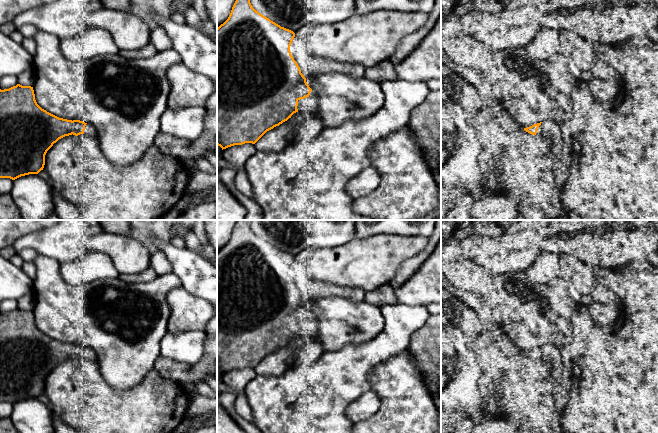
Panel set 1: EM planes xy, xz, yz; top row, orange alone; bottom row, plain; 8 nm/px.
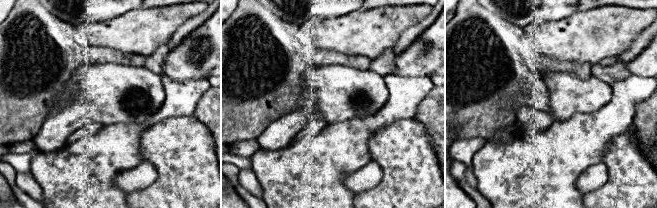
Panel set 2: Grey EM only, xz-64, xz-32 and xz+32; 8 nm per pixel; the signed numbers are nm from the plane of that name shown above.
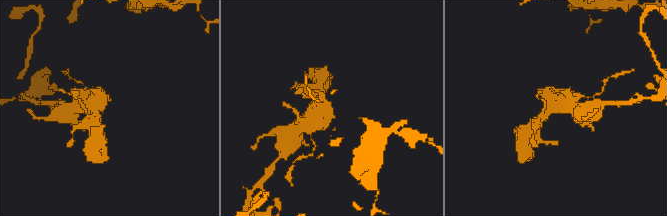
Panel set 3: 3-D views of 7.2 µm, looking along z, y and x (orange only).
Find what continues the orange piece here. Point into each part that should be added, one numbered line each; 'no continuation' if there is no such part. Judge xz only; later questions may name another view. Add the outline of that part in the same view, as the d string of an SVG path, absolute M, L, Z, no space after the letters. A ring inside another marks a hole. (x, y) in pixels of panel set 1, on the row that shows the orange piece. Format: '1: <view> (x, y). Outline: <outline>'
1: xz (309, 104). Outline: M314 91L310 92L310 95L304 99L298 100L298 112L309 113L315 115L318 108L318 102L316 98L316 93Z

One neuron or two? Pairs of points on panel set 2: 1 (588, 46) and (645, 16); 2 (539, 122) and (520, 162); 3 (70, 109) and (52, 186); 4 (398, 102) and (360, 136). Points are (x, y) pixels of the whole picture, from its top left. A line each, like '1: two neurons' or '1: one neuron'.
1: one neuron
2: two neurons
3: two neurons
4: one neuron

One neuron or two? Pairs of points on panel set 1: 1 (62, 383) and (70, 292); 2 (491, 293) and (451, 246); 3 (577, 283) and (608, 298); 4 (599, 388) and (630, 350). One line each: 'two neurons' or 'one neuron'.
1: two neurons
2: two neurons
3: one neuron
4: one neuron

